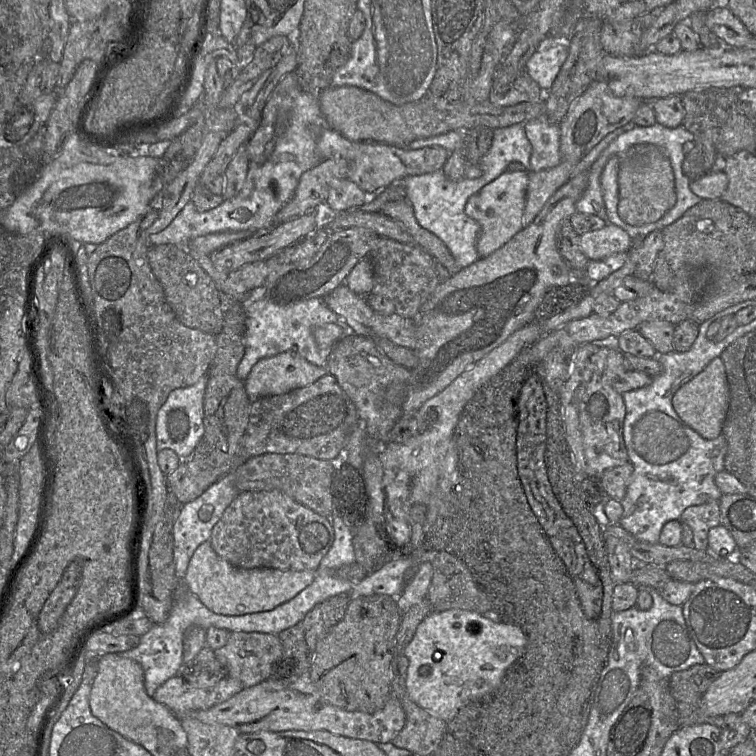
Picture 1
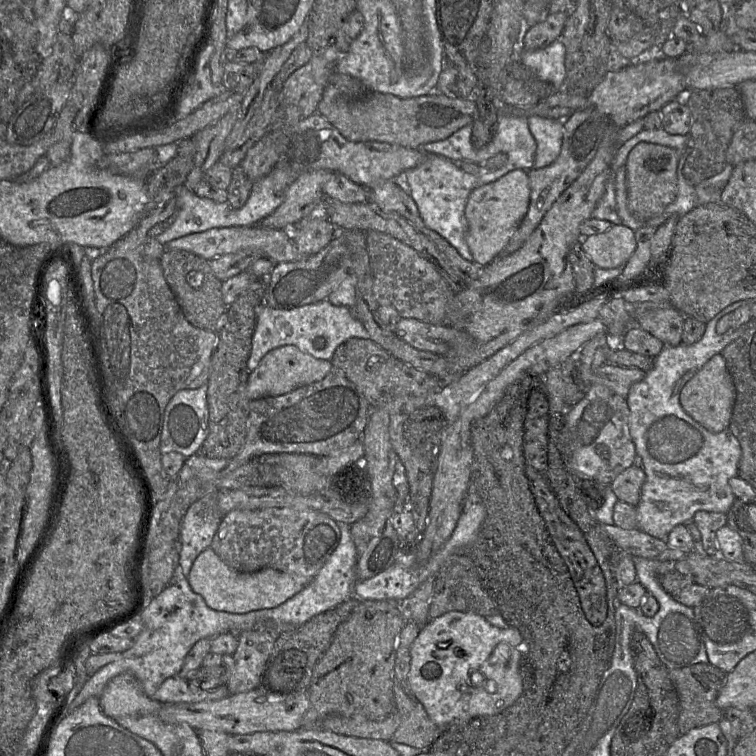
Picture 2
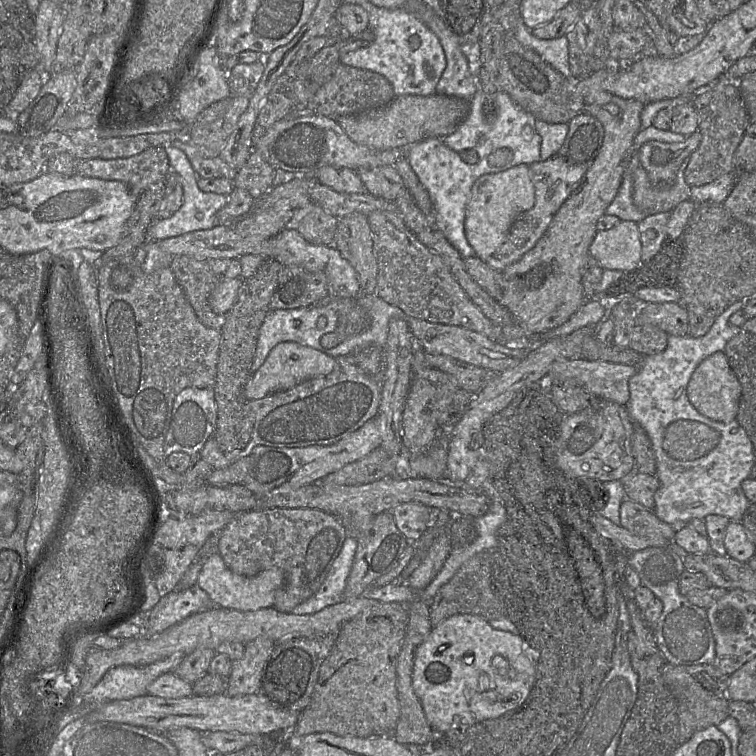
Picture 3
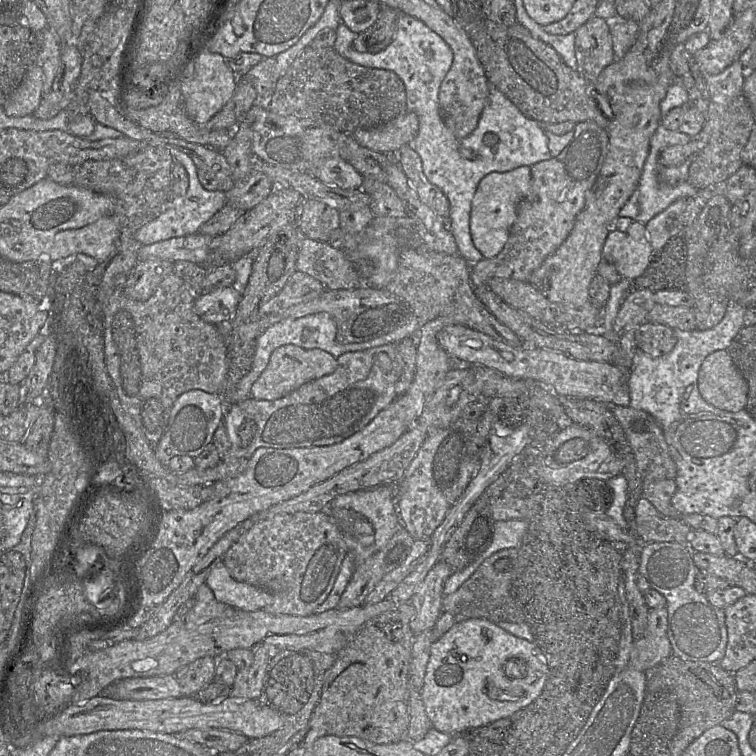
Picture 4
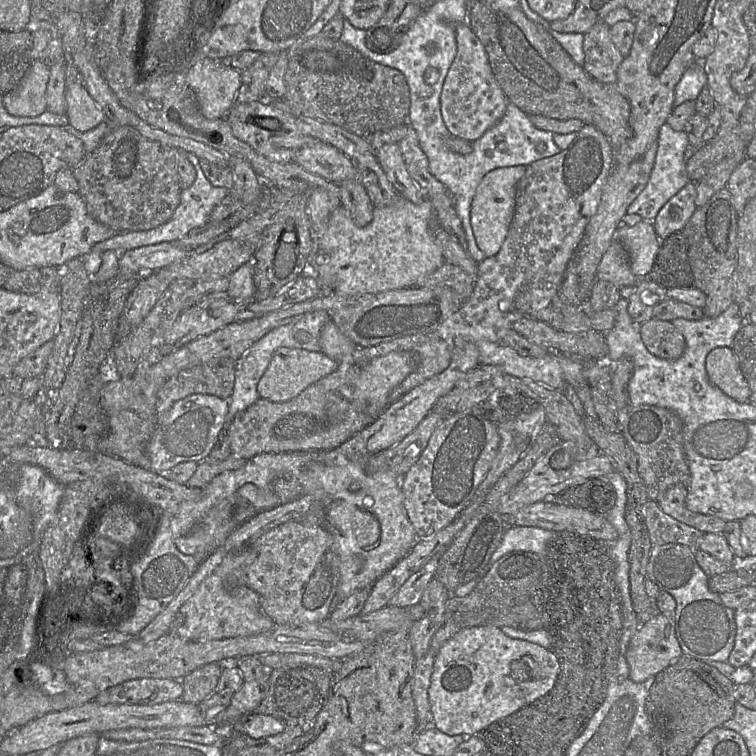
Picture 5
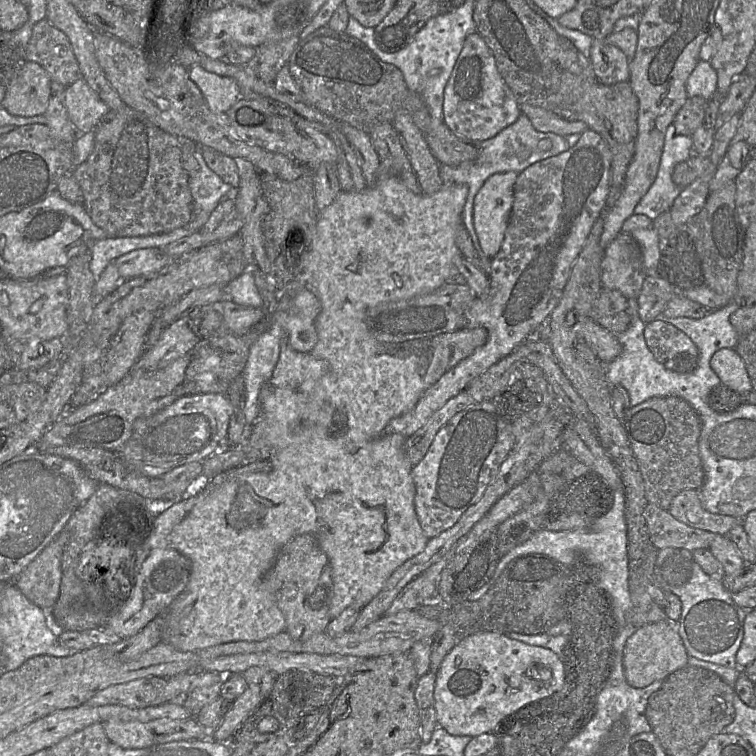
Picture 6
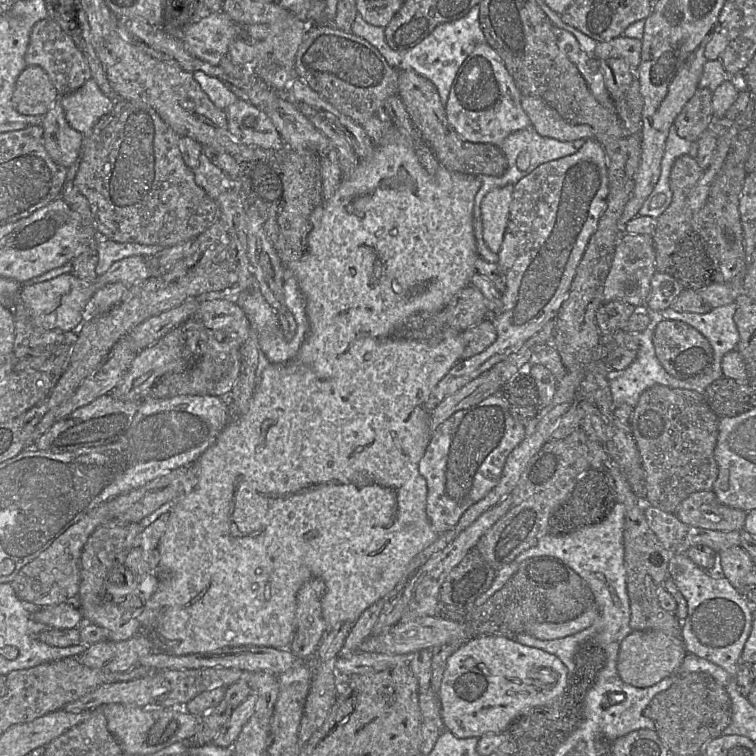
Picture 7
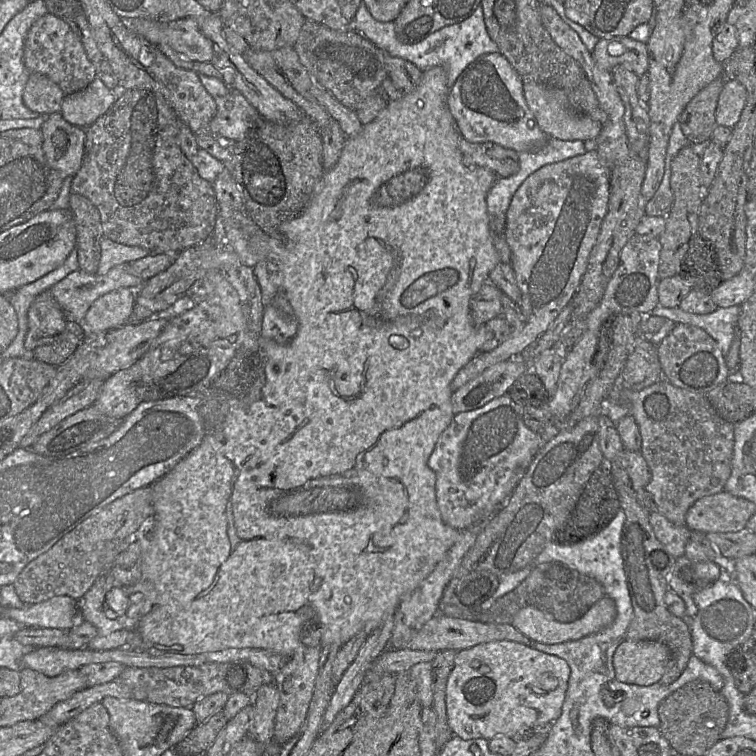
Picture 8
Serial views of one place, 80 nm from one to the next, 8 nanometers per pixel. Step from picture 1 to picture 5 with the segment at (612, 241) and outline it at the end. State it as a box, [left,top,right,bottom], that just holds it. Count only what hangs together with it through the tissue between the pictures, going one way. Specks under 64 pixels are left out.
[614,221,661,279]

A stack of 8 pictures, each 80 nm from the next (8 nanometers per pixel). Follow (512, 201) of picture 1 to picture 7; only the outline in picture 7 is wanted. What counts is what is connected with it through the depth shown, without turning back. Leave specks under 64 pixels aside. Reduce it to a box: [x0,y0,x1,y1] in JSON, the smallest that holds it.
[481,185,514,253]

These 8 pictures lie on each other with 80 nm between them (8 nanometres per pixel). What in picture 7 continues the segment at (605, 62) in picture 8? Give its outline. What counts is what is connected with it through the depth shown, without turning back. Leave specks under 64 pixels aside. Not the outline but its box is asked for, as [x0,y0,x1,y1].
[594,35,641,70]

